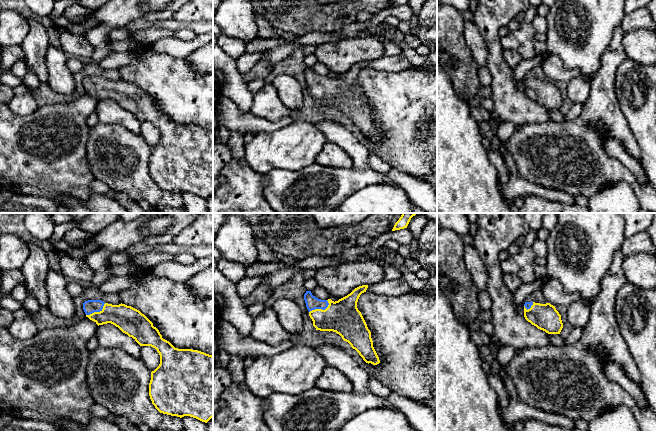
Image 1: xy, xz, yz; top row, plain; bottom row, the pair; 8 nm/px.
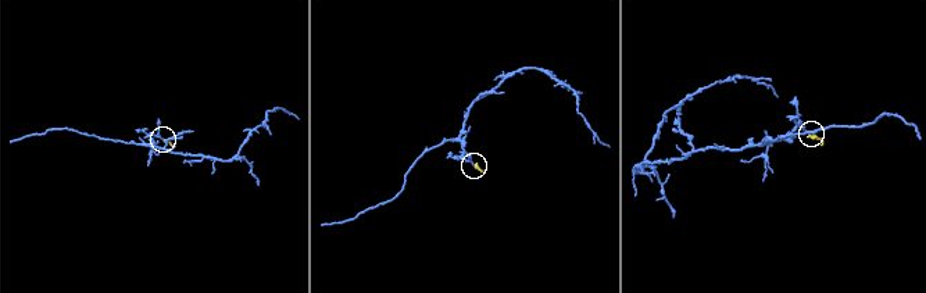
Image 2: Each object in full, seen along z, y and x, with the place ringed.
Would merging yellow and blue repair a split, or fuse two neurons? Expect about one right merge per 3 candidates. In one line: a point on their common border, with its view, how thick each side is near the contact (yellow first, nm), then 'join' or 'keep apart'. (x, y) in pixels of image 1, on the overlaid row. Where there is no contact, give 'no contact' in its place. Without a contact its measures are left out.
contact xz (320, 309); calibres 280 and 110 nm; join

